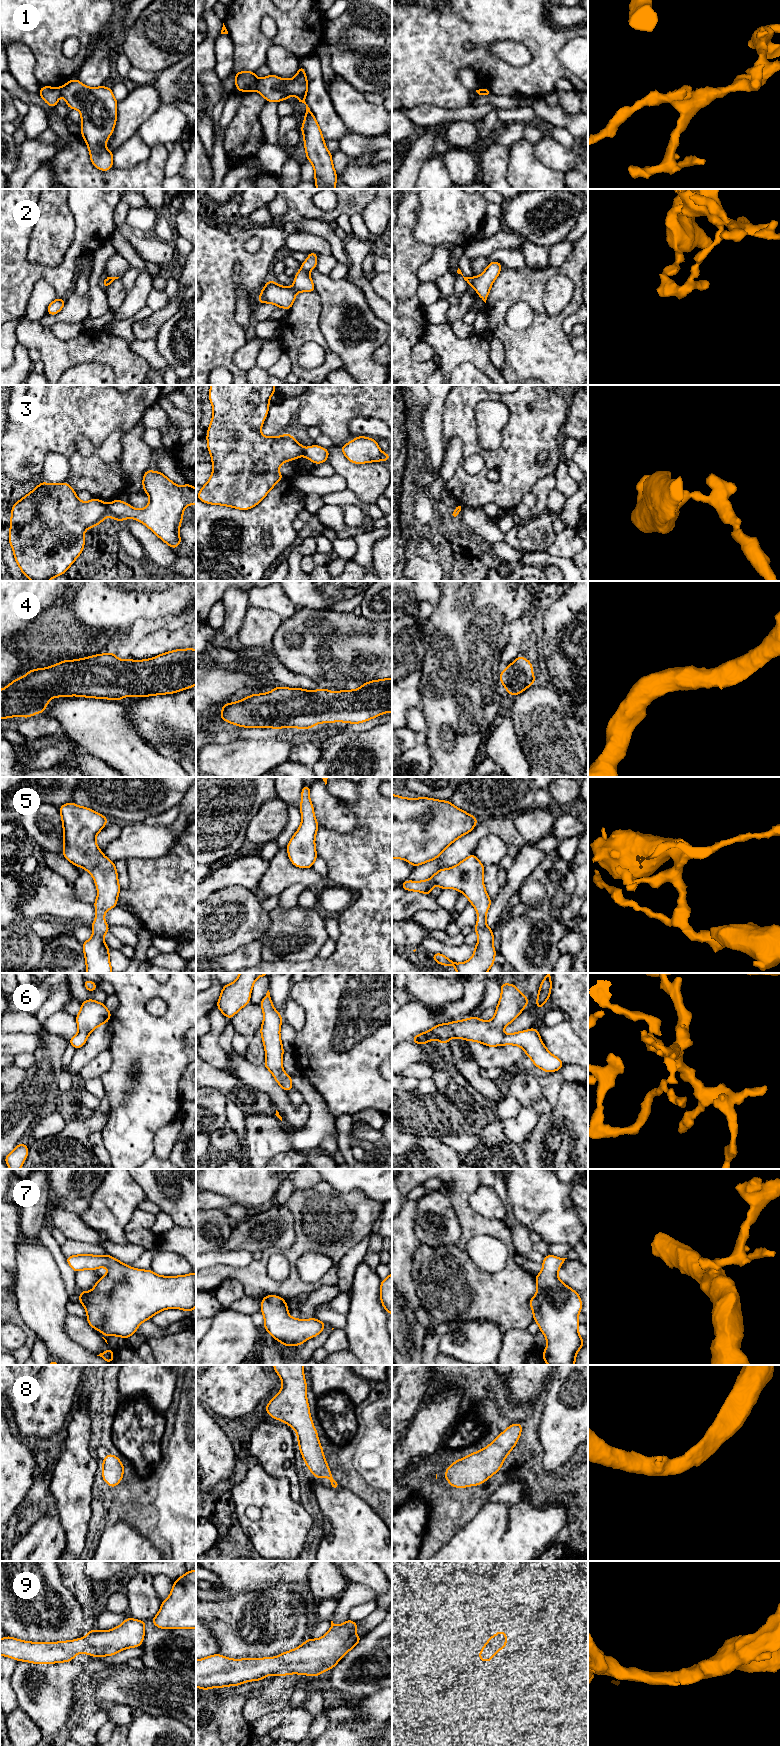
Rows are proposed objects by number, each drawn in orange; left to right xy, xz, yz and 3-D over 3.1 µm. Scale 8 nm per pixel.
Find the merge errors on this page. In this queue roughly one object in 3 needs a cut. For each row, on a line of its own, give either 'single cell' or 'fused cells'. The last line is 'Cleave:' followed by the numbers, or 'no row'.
1: fused cells
2: fused cells
3: fused cells
4: single cell
5: single cell
6: single cell
7: single cell
8: single cell
9: single cell
Cleave: 1, 2, 3

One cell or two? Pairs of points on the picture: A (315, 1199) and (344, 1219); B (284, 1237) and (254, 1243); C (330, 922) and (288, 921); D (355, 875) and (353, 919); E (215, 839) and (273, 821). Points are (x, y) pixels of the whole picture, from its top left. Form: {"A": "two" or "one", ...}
{"A": "one", "B": "one", "C": "two", "D": "one", "E": "two"}

